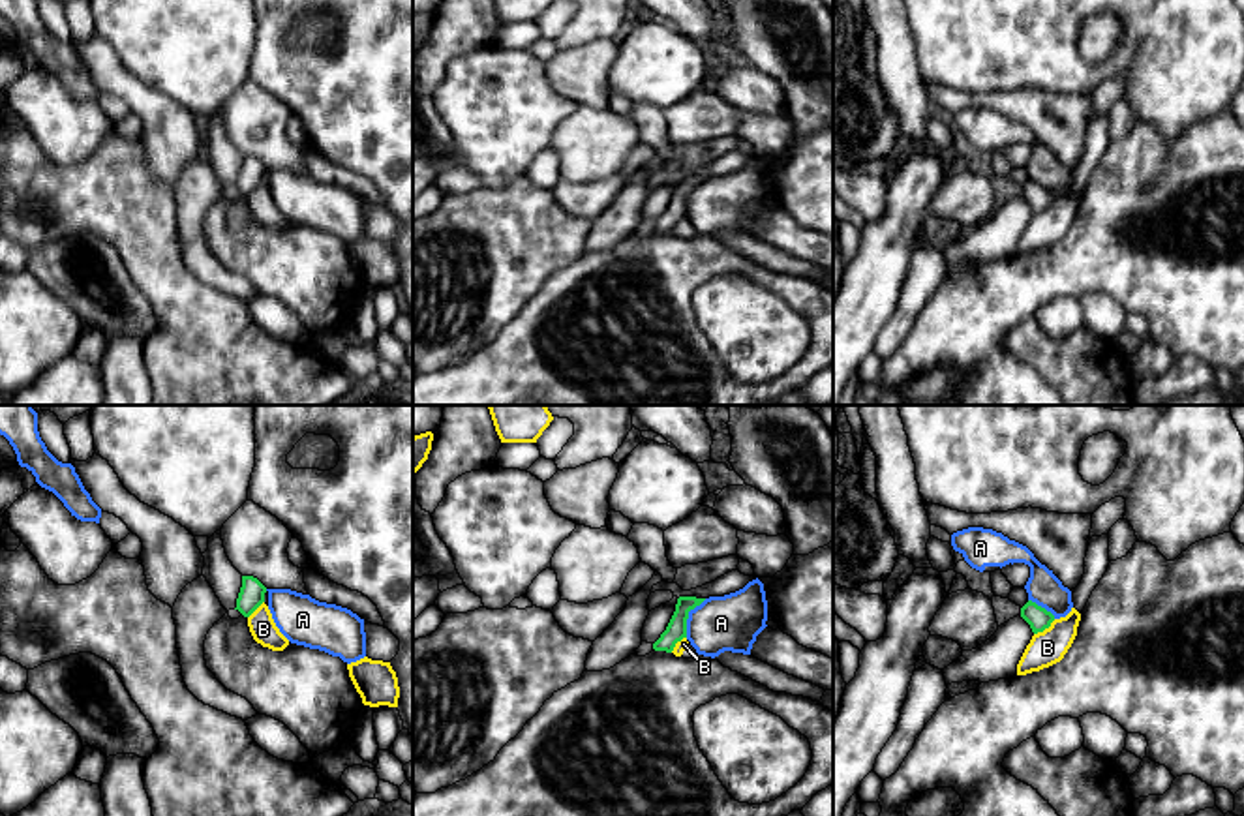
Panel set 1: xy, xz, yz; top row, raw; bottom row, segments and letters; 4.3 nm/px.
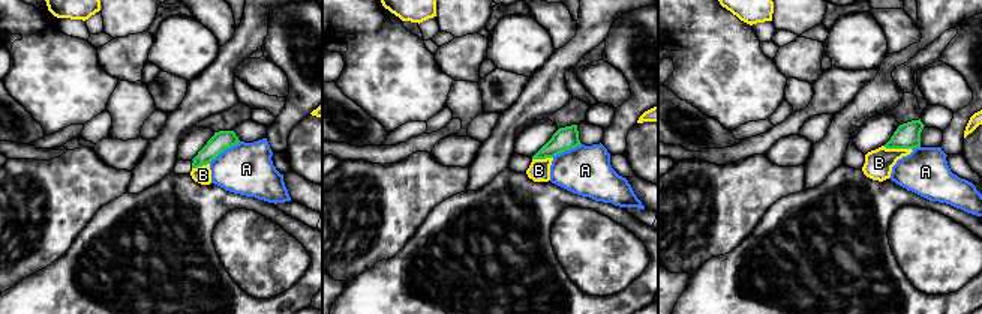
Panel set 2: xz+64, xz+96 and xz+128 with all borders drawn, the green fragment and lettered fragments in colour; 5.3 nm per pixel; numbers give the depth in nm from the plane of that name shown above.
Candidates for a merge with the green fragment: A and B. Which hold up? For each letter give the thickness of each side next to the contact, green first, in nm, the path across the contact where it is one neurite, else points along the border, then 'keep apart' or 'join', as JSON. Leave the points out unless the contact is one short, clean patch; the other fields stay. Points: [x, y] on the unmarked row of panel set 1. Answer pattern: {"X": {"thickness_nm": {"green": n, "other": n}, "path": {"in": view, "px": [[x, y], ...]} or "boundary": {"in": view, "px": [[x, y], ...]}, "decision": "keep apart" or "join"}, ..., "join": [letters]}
{"A": {"thickness_nm": {"green": 90, "other": 240}, "boundary": {"in": "xz", "px": [[706, 179], [689, 192], [685, 216]]}, "decision": "keep apart"}, "B": {"thickness_nm": {"green": 100, "other": 150}, "decision": "keep apart"}, "join": []}

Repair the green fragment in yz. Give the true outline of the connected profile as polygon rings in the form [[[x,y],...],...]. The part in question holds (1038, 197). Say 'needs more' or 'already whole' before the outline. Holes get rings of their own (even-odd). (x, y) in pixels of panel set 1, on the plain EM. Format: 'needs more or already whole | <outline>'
already whole | [[[1028,180],[1021,188],[1021,197],[1030,204],[1034,214],[1043,212],[1054,201],[1054,195],[1051,191],[1047,191],[1032,180]]]

